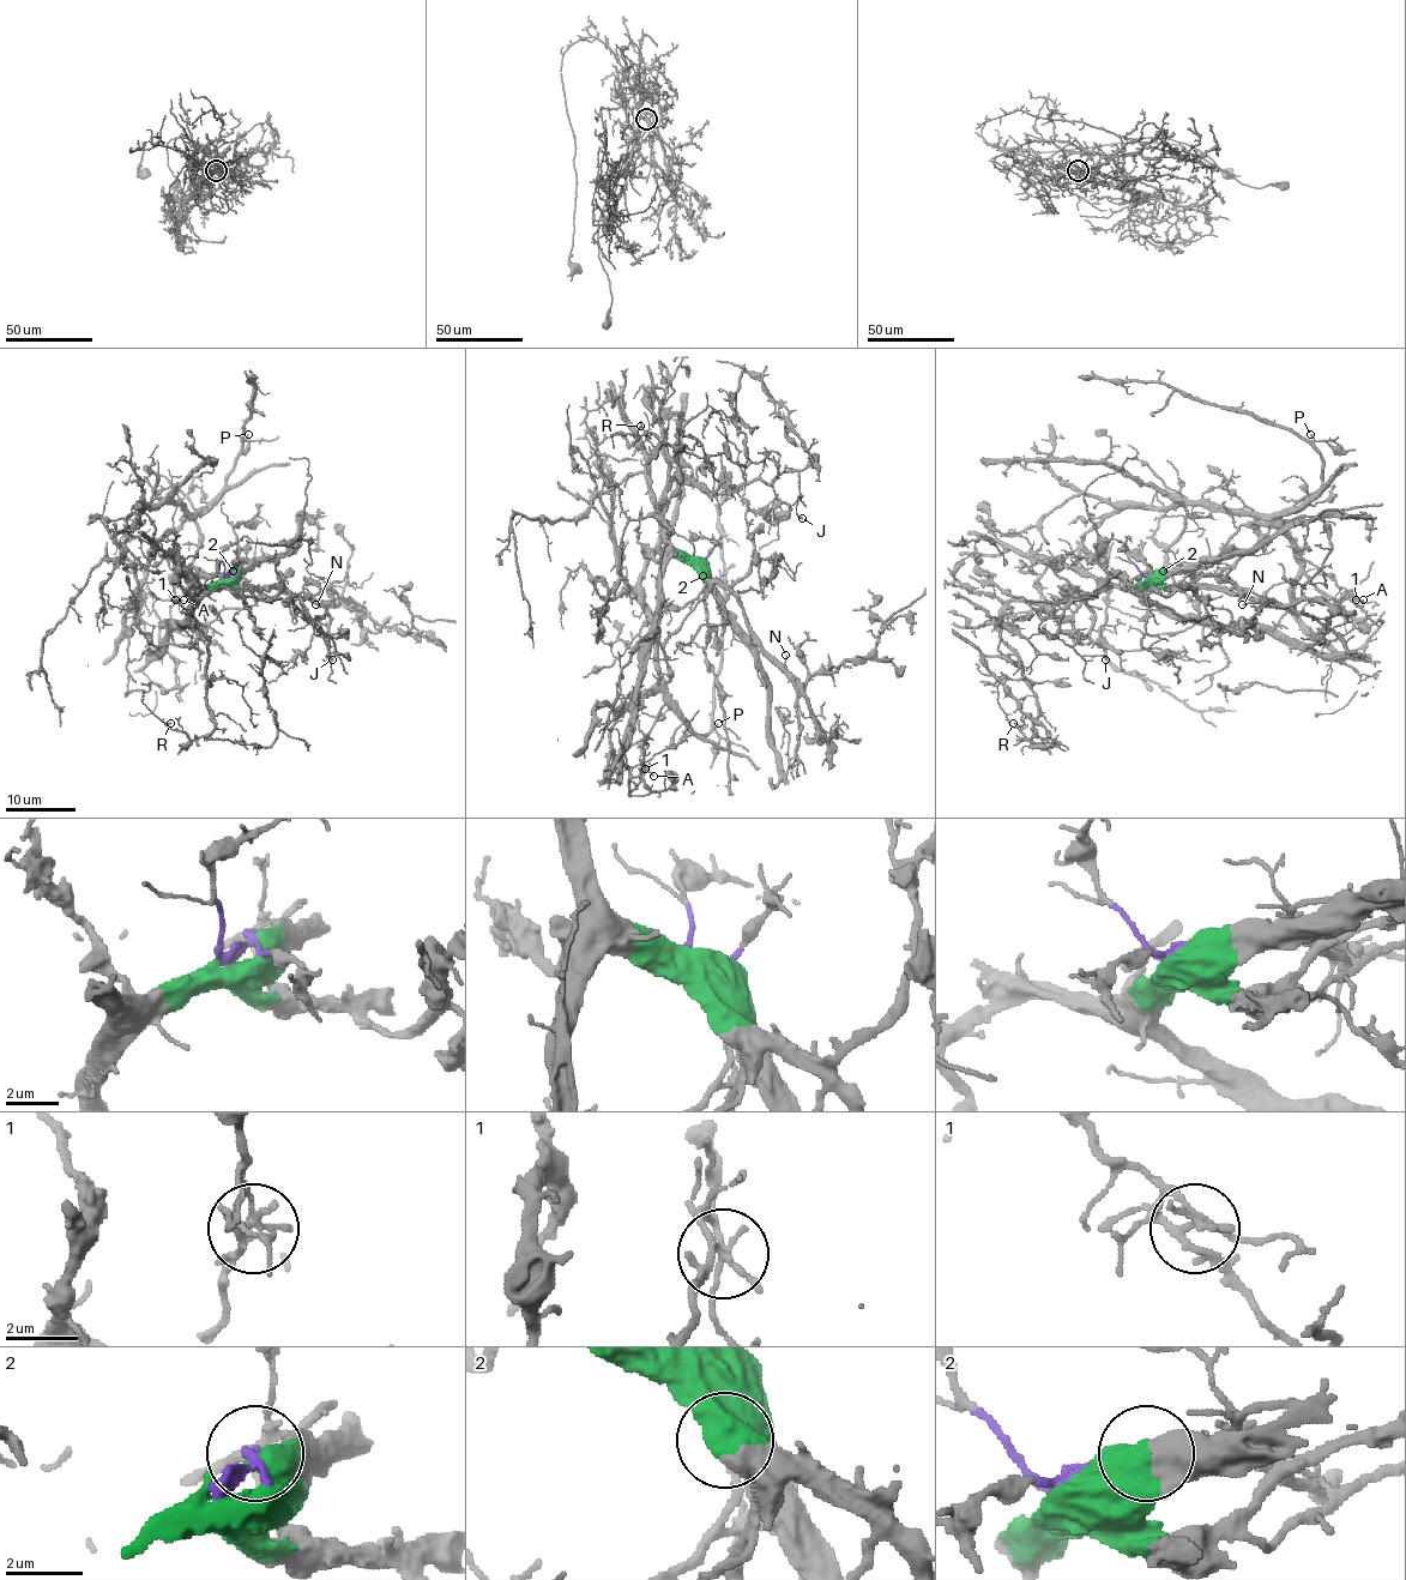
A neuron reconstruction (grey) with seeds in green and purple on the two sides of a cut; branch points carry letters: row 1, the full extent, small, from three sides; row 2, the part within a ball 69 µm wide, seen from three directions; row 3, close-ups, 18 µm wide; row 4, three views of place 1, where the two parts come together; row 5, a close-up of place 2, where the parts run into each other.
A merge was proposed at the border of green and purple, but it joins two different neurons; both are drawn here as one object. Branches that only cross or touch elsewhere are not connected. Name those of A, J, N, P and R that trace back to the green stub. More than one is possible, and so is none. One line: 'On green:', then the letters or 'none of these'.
On green: A, J, N, R

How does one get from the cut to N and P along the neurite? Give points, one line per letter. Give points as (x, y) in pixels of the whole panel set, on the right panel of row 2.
N: (1147, 579), (1162, 586), (1228, 588), (1250, 598), (1242, 605)
P: (1147, 579), (1156, 572), (1220, 576), (1259, 541), (1273, 518), (1295, 512), (1321, 487), (1322, 457), (1310, 434)

